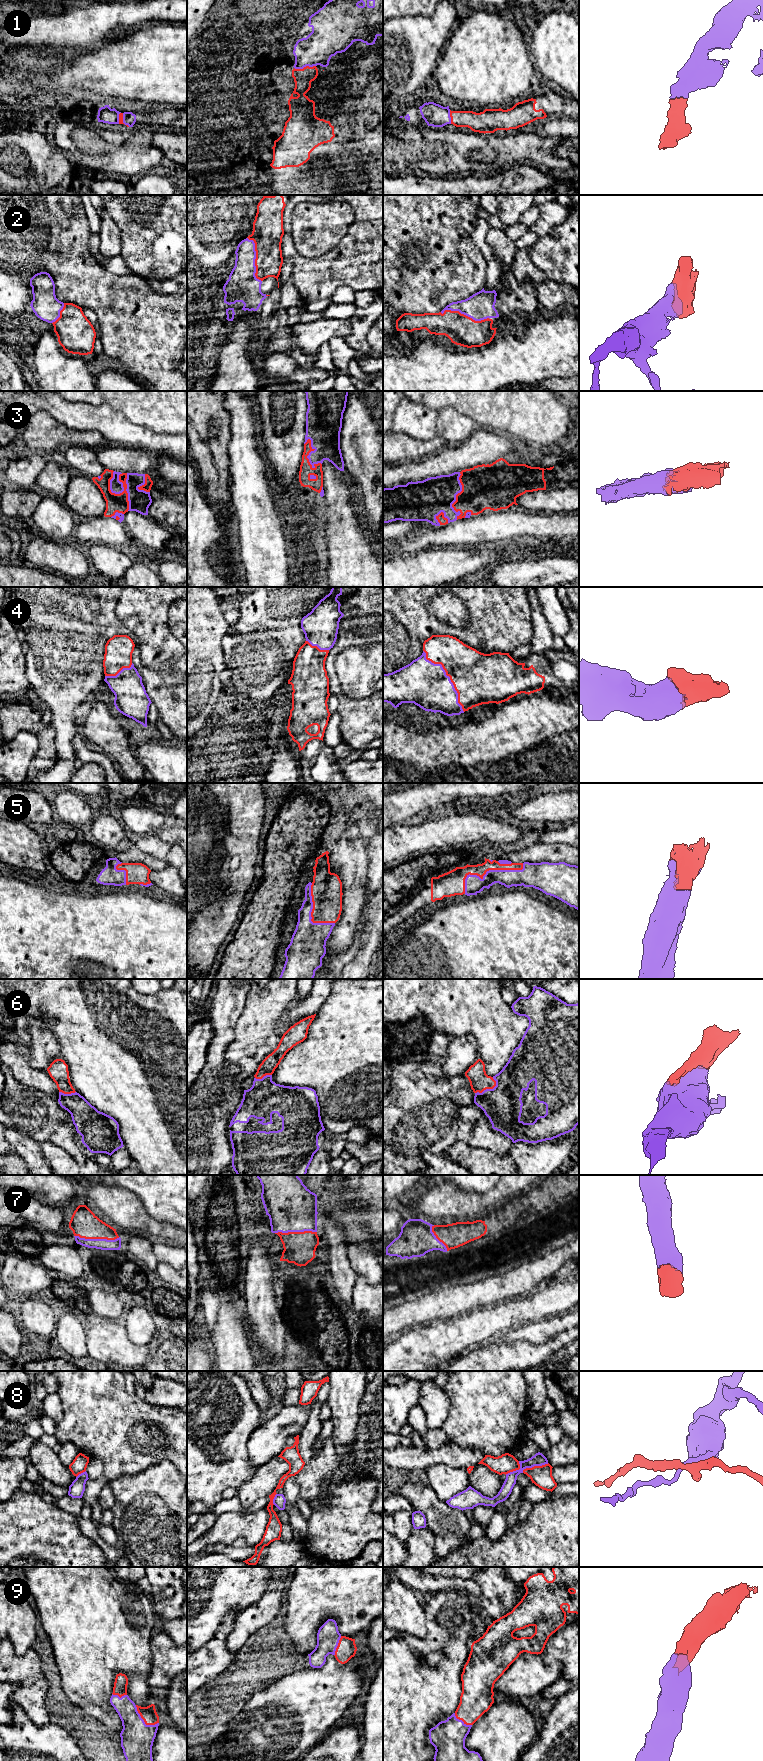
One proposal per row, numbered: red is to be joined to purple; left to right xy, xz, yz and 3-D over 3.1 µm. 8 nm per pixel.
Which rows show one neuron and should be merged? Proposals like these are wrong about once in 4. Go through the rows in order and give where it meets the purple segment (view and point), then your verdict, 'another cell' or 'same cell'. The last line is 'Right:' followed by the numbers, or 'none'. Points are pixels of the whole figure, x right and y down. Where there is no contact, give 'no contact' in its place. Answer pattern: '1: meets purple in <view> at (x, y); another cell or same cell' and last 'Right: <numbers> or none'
1: meets purple in xz at (304, 66); same cell
2: meets purple in yz at (464, 314); same cell
3: meets purple in xy at (118, 493); same cell
4: meets purple in yz at (449, 677); same cell
5: meets purple in yz at (489, 870); same cell
6: meets purple in yz at (487, 1089); same cell
7: meets purple in xy at (97, 1239); same cell
8: meets purple in yz at (534, 1465); another cell
9: meets purple in xy at (143, 1721); same cell
Right: 1, 2, 3, 4, 5, 6, 7, 9

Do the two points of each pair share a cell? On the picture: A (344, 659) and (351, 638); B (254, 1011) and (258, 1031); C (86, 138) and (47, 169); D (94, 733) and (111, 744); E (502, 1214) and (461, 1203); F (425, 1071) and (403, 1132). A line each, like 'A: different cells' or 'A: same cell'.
A: different cells
B: same cell
C: different cells
D: same cell
E: different cells
F: same cell

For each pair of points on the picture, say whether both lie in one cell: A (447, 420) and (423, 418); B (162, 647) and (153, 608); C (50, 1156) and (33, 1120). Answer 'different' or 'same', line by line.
A: different
B: same
C: different

